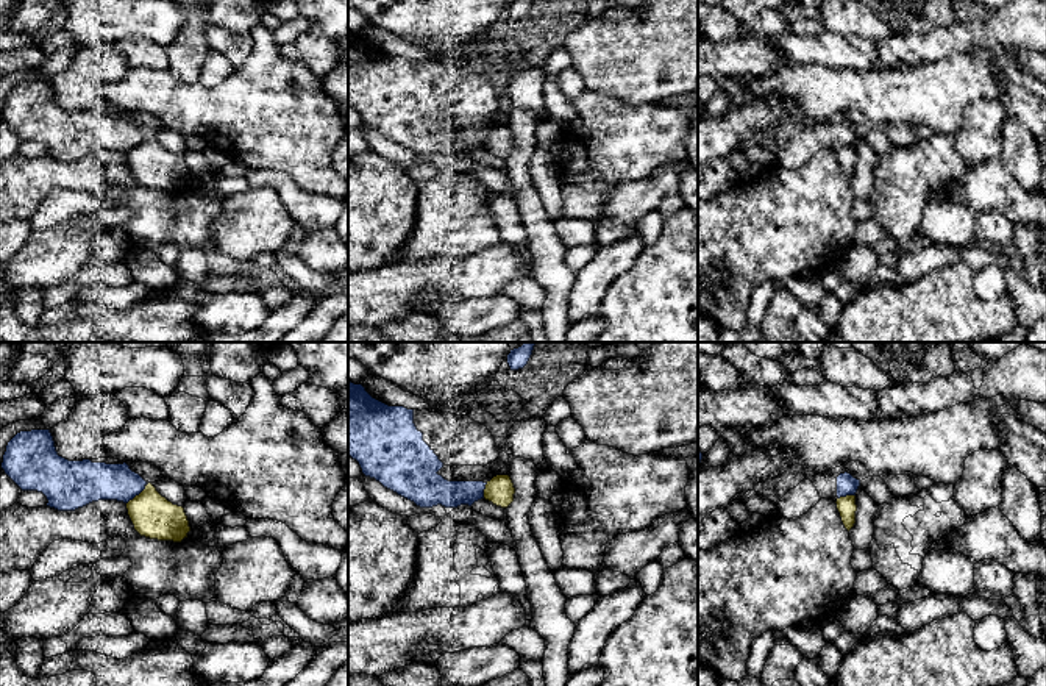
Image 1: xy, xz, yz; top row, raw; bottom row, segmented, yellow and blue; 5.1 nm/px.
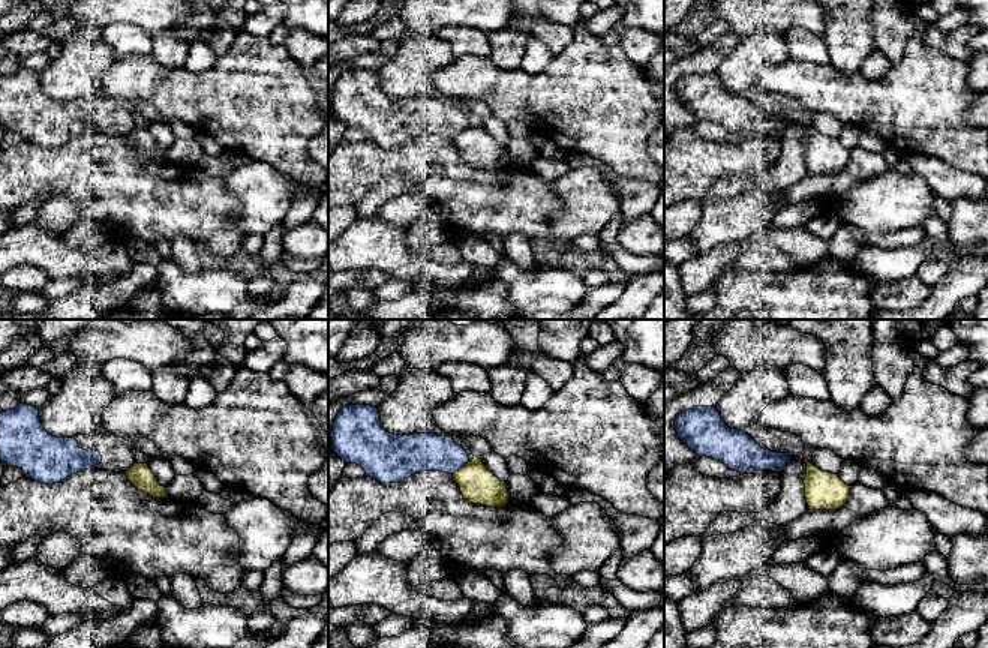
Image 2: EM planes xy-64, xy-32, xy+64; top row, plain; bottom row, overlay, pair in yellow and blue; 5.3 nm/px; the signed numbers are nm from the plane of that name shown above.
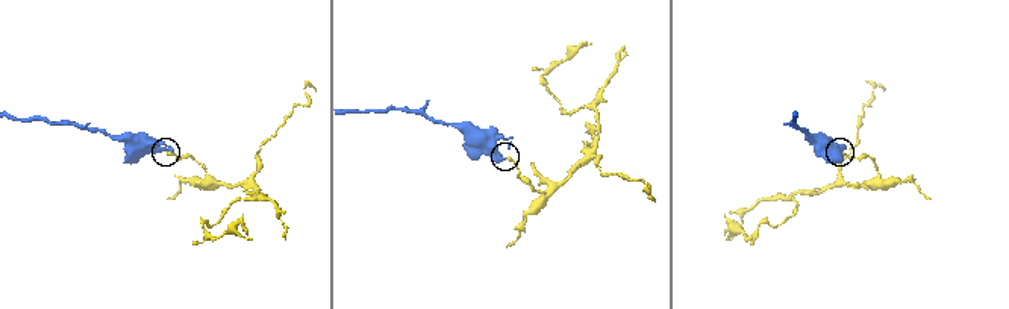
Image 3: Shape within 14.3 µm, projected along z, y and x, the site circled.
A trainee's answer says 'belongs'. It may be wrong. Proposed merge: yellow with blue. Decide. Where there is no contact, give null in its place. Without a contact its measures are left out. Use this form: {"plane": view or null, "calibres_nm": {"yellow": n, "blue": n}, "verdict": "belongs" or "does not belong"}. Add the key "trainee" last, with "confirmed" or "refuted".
{"plane": "xy", "calibres_nm": {"yellow": 220, "blue": 200}, "verdict": "does not belong", "trainee": "refuted"}

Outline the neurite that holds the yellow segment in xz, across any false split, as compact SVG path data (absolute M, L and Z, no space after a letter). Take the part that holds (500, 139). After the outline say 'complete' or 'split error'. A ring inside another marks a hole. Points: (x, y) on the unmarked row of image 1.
M496 125L487 131L484 148L496 156L507 158L514 152L515 138L509 125Z; complete

